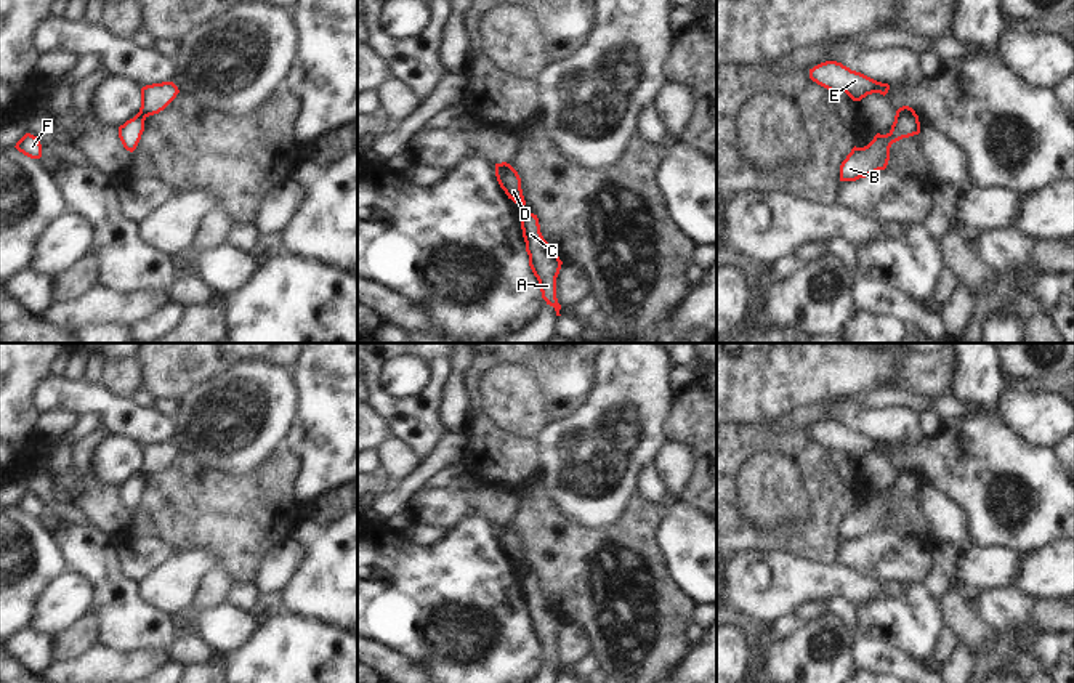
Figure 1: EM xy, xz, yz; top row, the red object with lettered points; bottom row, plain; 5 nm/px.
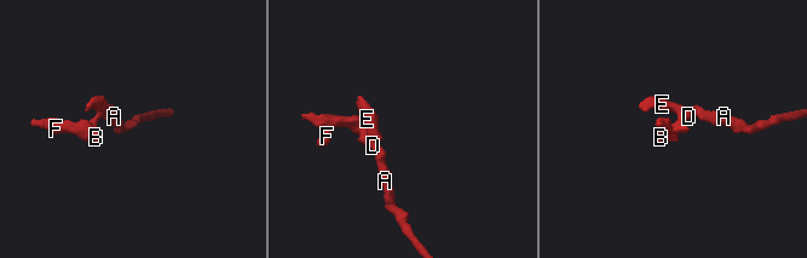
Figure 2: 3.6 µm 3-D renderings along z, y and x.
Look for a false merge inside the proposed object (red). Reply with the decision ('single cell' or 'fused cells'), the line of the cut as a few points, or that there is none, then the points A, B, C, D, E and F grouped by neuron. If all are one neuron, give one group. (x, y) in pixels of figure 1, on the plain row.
fused cells; cut yz (896, 472), (908, 473), (917, 480); groups A C D E / B F

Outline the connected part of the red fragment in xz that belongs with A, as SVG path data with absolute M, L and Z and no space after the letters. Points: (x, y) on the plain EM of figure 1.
M529 571L521 579L521 588L526 601L526 611L529 614L529 625L539 640L542 657L547 664L555 667L556 675L561 675L561 664L556 657L556 637L563 620L551 611L548 601L543 598L537 574Z

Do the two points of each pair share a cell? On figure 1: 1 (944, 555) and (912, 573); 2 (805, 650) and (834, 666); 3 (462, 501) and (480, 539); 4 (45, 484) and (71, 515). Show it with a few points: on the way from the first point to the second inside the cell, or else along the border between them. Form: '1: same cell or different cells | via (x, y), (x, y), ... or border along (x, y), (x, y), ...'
1: different cells | border along (928, 553), (935, 565)
2: same cell | via (808, 658), (826, 664)
3: different cells | border along (496, 521), (480, 512), (472, 512), (446, 531)
4: same cell | via (45, 494), (61, 510)

